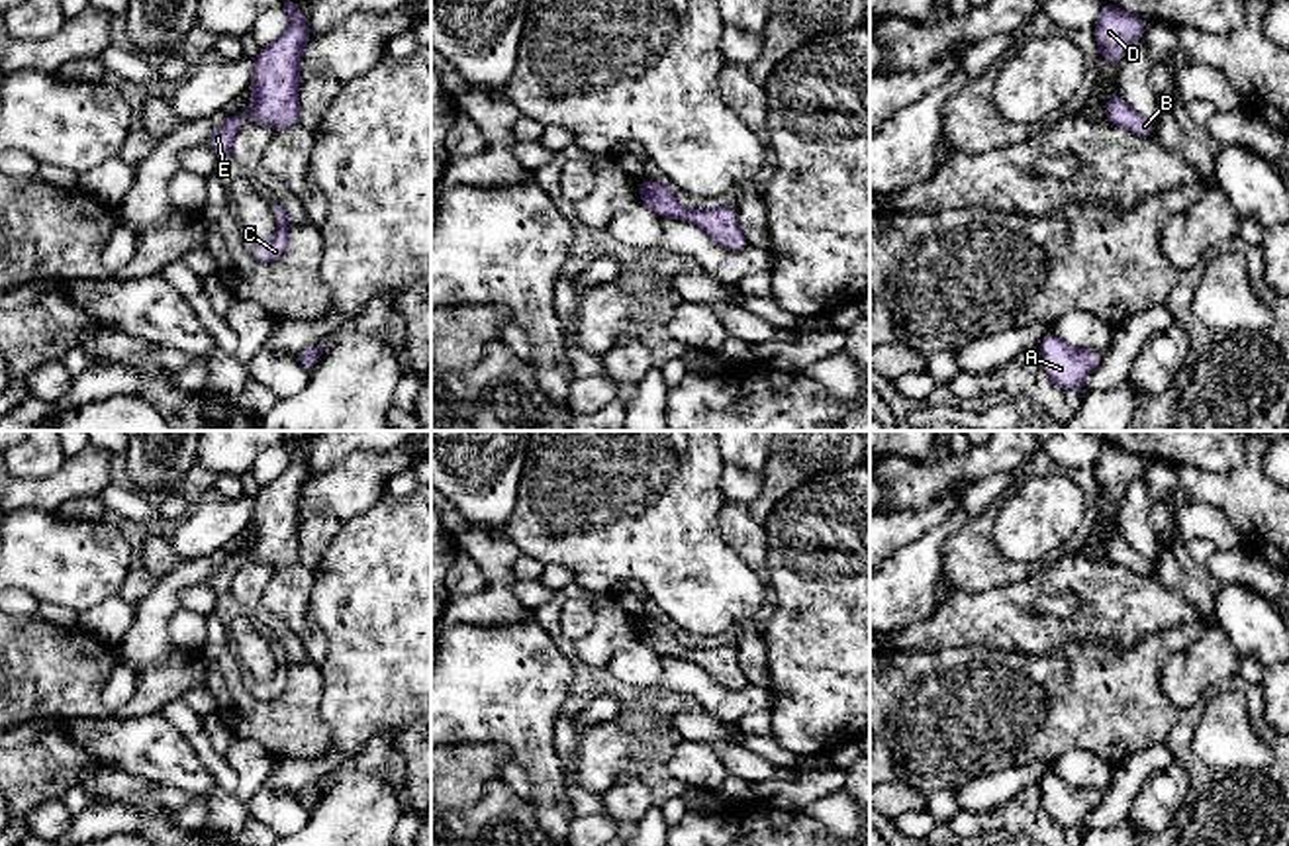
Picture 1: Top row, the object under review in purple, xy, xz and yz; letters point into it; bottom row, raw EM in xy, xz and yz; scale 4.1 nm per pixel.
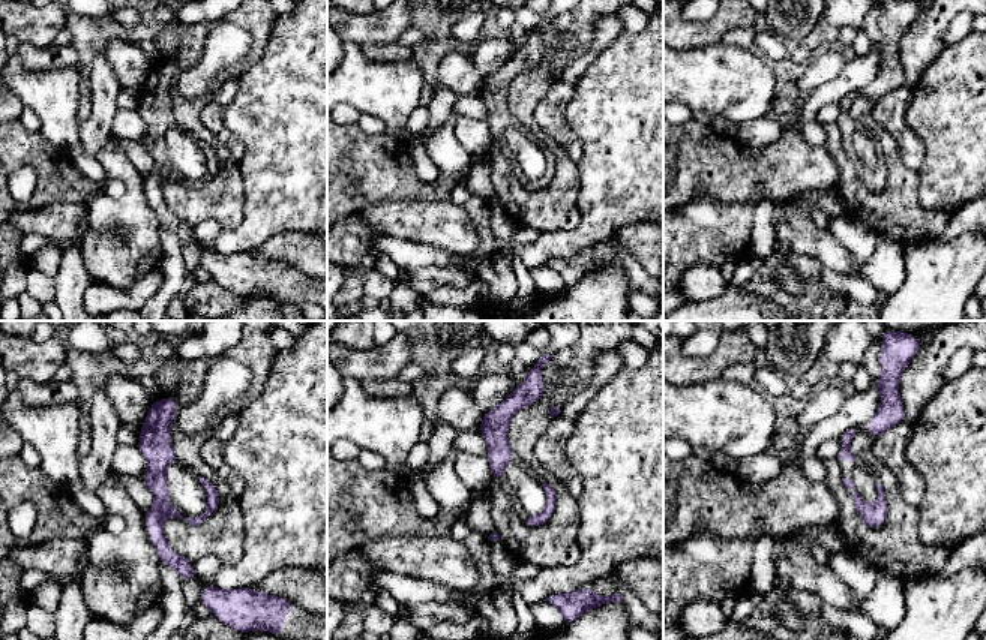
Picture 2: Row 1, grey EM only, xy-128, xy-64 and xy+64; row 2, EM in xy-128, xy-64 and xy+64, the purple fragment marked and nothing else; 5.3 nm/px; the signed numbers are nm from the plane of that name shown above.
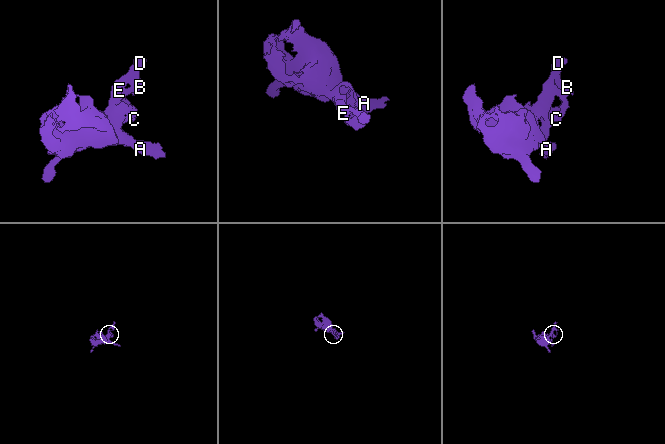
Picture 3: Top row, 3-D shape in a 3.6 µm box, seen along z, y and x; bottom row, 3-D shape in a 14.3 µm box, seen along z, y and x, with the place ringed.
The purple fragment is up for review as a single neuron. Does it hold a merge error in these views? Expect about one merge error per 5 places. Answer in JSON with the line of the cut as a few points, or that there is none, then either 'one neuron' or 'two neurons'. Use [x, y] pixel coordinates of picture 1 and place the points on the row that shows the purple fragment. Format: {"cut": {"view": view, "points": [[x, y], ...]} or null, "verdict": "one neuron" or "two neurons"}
{"cut": null, "verdict": "one neuron"}

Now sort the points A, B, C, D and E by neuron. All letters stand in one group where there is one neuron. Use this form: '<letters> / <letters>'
A B C D E

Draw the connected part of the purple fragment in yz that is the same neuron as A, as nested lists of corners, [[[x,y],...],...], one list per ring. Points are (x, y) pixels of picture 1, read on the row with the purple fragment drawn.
[[[1054,331],[1038,343],[1042,370],[1050,380],[1068,392],[1081,392],[1087,374],[1099,368],[1103,352],[1070,347]]]

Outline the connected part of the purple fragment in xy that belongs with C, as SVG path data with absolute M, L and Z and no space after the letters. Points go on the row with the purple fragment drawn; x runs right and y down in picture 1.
M272 202L272 212L276 217L276 233L268 243L247 243L253 258L263 264L276 262L288 247L288 213Z

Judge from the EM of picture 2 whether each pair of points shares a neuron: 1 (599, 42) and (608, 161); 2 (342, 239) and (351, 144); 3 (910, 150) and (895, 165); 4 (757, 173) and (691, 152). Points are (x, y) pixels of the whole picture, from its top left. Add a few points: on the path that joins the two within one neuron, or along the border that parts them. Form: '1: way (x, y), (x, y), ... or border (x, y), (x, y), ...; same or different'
1: border (623, 27), (590, 63), (580, 80); different
2: border (360, 210), (342, 218); different
3: border (898, 149), (902, 159), (916, 171); different
4: way (740, 170), (724, 170), (707, 164); same

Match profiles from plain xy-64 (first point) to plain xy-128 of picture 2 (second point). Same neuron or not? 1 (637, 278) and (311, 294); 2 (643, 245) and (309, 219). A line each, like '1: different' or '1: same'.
1: same
2: different

